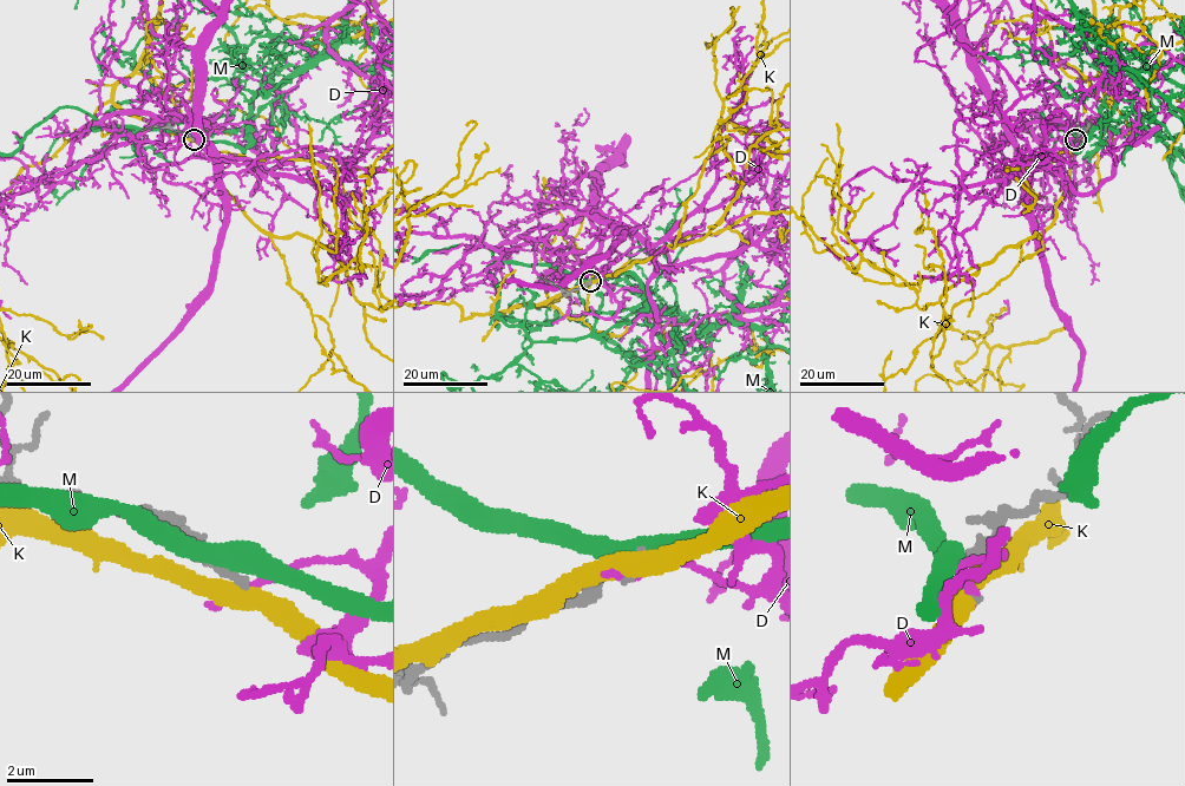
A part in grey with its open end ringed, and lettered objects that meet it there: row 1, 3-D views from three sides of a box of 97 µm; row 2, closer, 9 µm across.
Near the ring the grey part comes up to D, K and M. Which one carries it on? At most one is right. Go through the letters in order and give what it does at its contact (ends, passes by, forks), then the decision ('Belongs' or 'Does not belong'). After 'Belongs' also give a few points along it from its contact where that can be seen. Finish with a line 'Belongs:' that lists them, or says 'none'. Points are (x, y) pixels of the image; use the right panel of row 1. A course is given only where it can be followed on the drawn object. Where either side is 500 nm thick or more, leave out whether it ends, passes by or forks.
D: It ends there. Does not belong
K: It passes by. Does not belong
M: It passes by. Does not belong
Belongs: none

